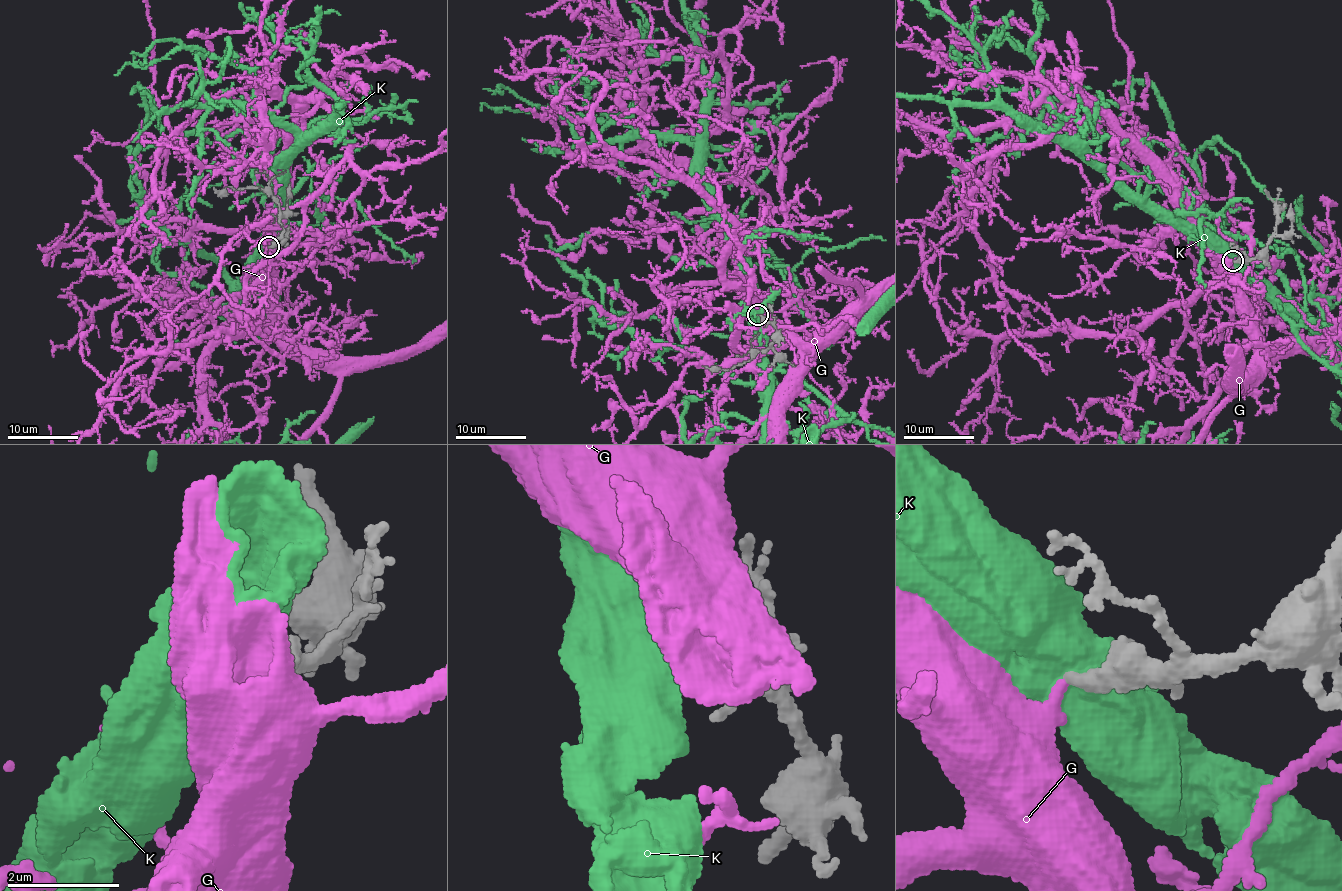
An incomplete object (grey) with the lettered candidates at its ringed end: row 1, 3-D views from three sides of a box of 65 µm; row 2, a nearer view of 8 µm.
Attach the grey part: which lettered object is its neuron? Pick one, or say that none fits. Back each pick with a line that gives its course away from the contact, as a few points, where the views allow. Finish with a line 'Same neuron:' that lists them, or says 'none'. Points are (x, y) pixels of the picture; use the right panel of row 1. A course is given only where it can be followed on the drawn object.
Same neuron: G

